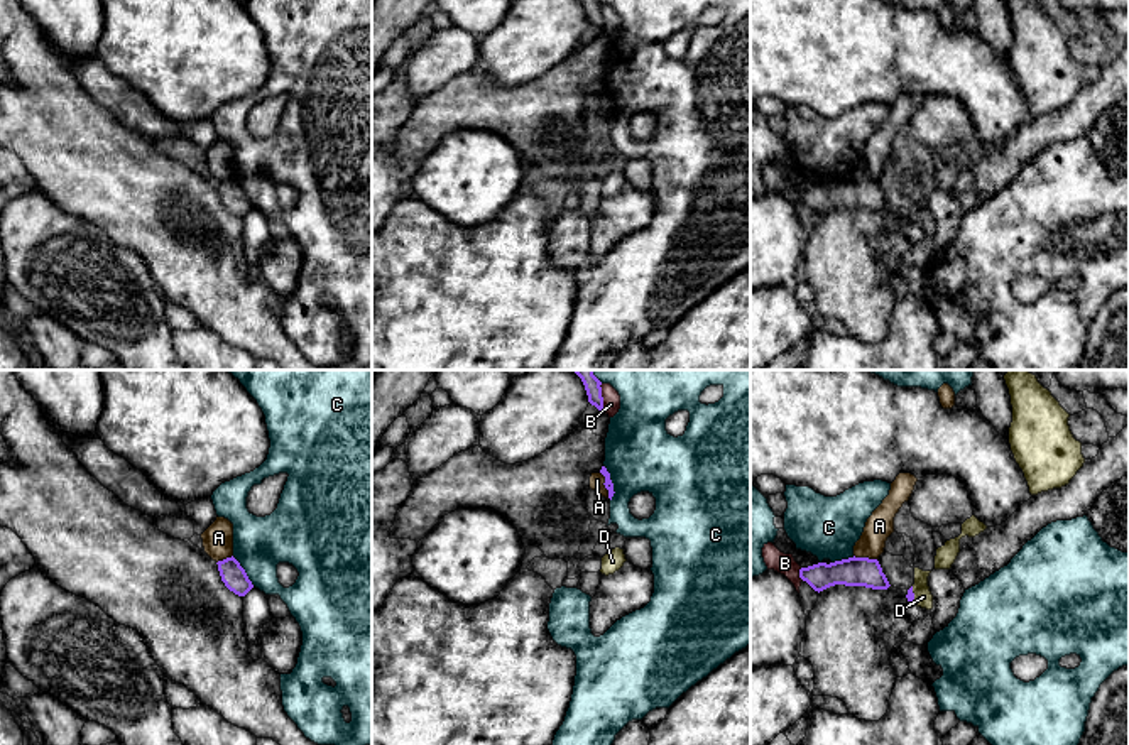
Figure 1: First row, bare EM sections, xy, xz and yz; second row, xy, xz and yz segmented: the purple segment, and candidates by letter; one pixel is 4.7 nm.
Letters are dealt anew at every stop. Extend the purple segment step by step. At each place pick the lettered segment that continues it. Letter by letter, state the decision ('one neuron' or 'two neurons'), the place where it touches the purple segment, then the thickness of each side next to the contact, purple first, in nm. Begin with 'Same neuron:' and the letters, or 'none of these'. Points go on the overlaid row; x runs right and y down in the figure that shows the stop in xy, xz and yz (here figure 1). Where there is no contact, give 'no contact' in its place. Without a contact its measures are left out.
Same neuron: D
A: two neurons; meets purple in xz at (604, 483); 50 nm thick on the purple side, 70 nm on the other
B: two neurons; meets purple in yz at (800, 575); 140 nm thick on the purple side, 100 nm on the other
C: two neurons; meets purple in xz at (612, 483); 50 nm thick on the purple side, 340 nm on the other
D: one neuron; meets purple in yz at (913, 595); 40 nm thick on the purple side, 90 nm on the other

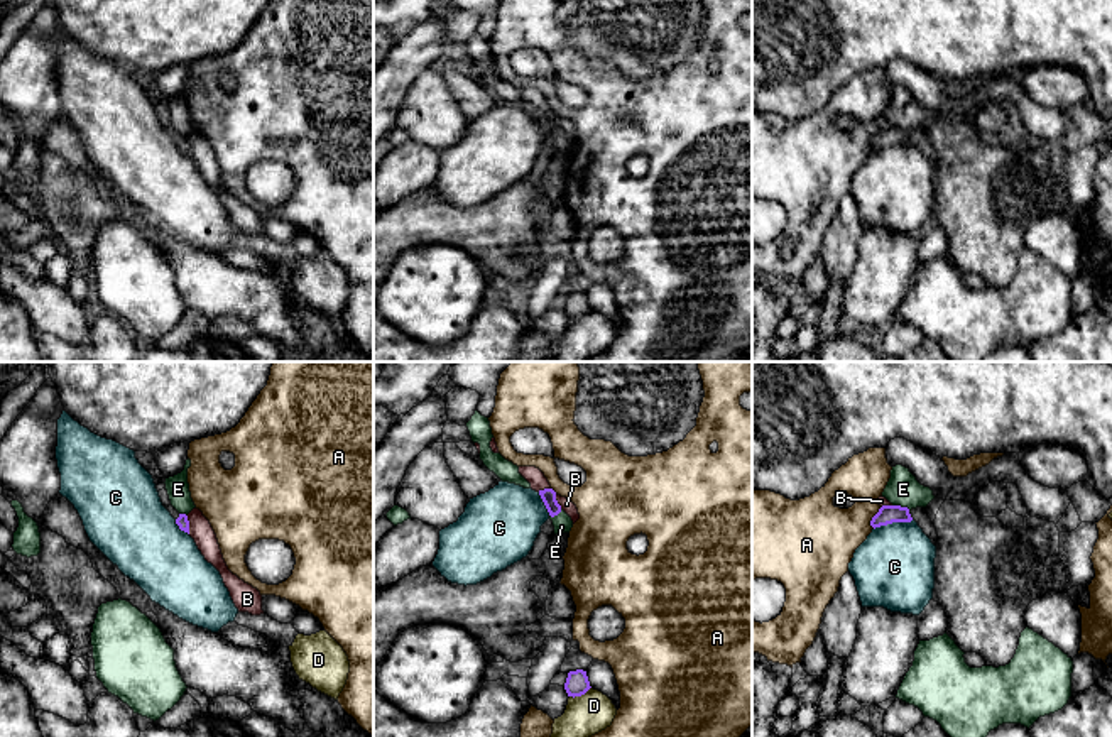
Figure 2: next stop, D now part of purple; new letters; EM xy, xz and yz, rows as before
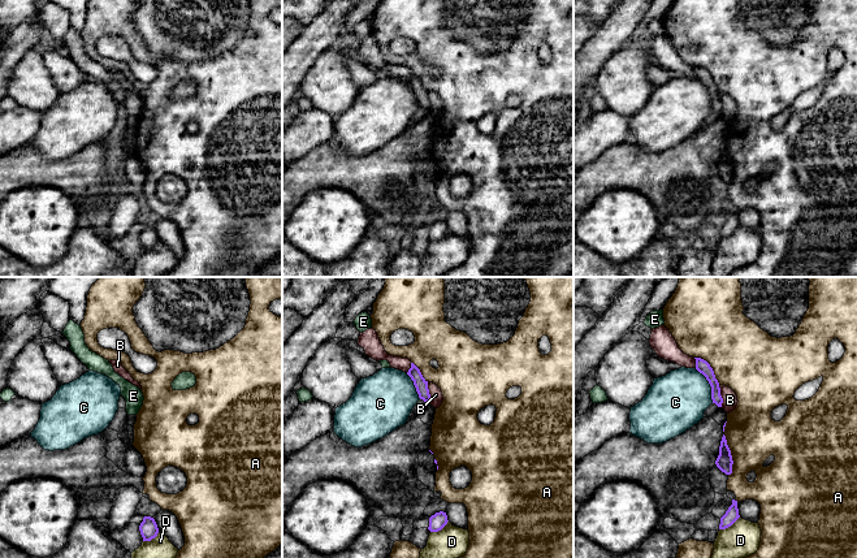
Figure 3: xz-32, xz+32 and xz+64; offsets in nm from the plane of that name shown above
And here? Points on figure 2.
Same neuron: none of these
A: two neurons; meets purple in yz at (872, 518); 90 nm thick on the purple side, 300 nm on the other
B: two neurons; meets purple in xy at (188, 524); 60 nm thick on the purple side, 110 nm on the other
C: two neurons; meets purple in yz at (893, 521); 90 nm thick on the purple side, 380 nm on the other
D: two neurons; meets purple in xz at (580, 695); 110 nm thick on the purple side, 200 nm on the other
E: two neurons; meets purple in yz at (899, 506); 90 nm thick on the purple side, 160 nm on the other

